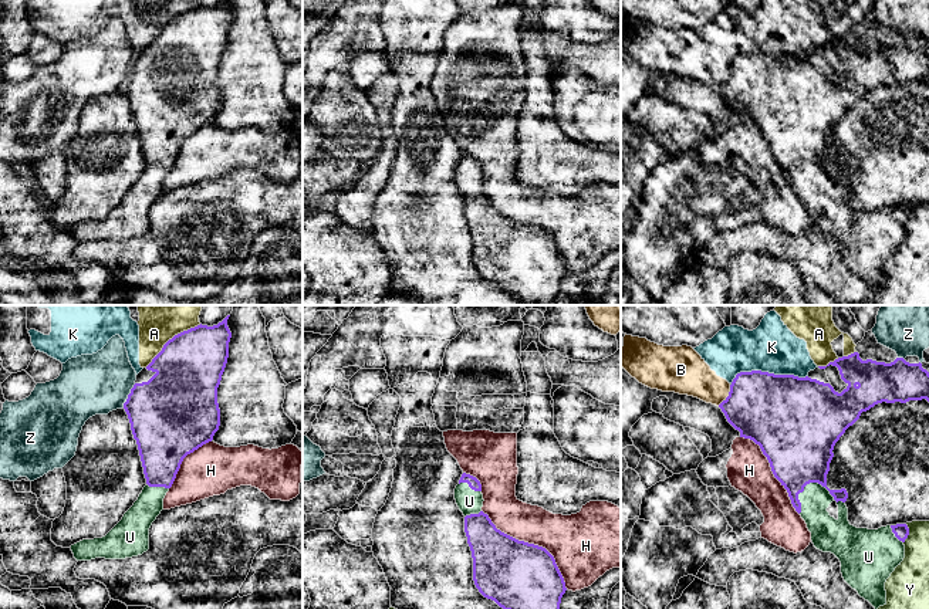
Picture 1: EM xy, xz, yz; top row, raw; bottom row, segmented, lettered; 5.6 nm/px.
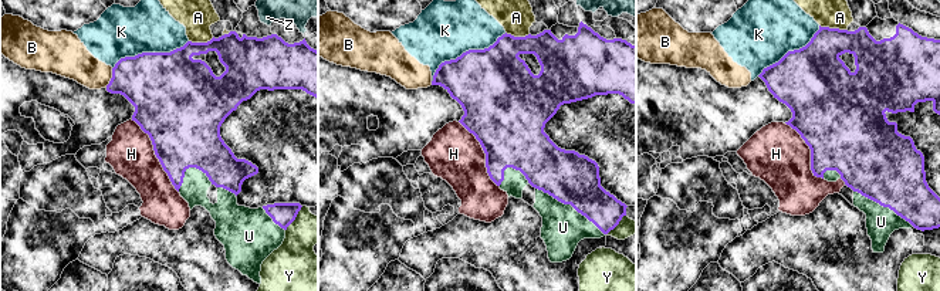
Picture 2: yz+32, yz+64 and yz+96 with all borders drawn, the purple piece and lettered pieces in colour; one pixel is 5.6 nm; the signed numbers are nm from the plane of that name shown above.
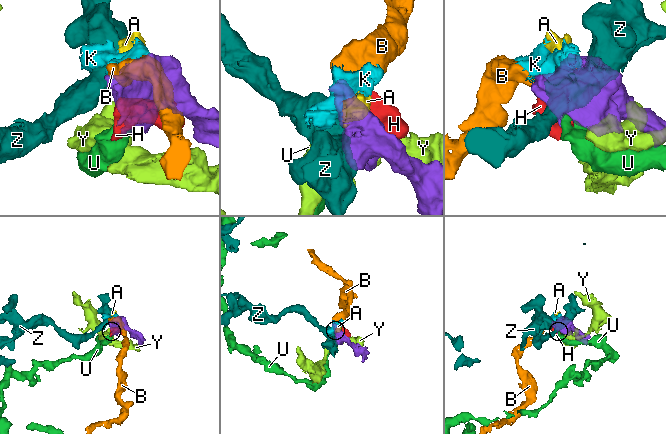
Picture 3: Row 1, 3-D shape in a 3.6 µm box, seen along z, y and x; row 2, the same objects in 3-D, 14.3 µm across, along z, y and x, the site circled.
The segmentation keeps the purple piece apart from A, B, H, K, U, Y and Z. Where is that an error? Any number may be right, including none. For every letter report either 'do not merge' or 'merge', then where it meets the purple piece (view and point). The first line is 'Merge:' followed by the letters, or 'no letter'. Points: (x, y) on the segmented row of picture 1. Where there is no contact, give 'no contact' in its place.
Merge: U
A: do not merge; meets purple in xy at (172, 338)
B: do not merge; meets purple in yz at (729, 395)
H: do not merge; meets purple in xz at (531, 544)
K: do not merge; meets purple in yz at (766, 372)
U: merge; meets purple in yz at (821, 484)
Y: do not merge; meets purple in yz at (908, 534)
Z: do not merge; meets purple in xy at (128, 395)

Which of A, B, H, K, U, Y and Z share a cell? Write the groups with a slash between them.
A B K / H / U / Y / Z

